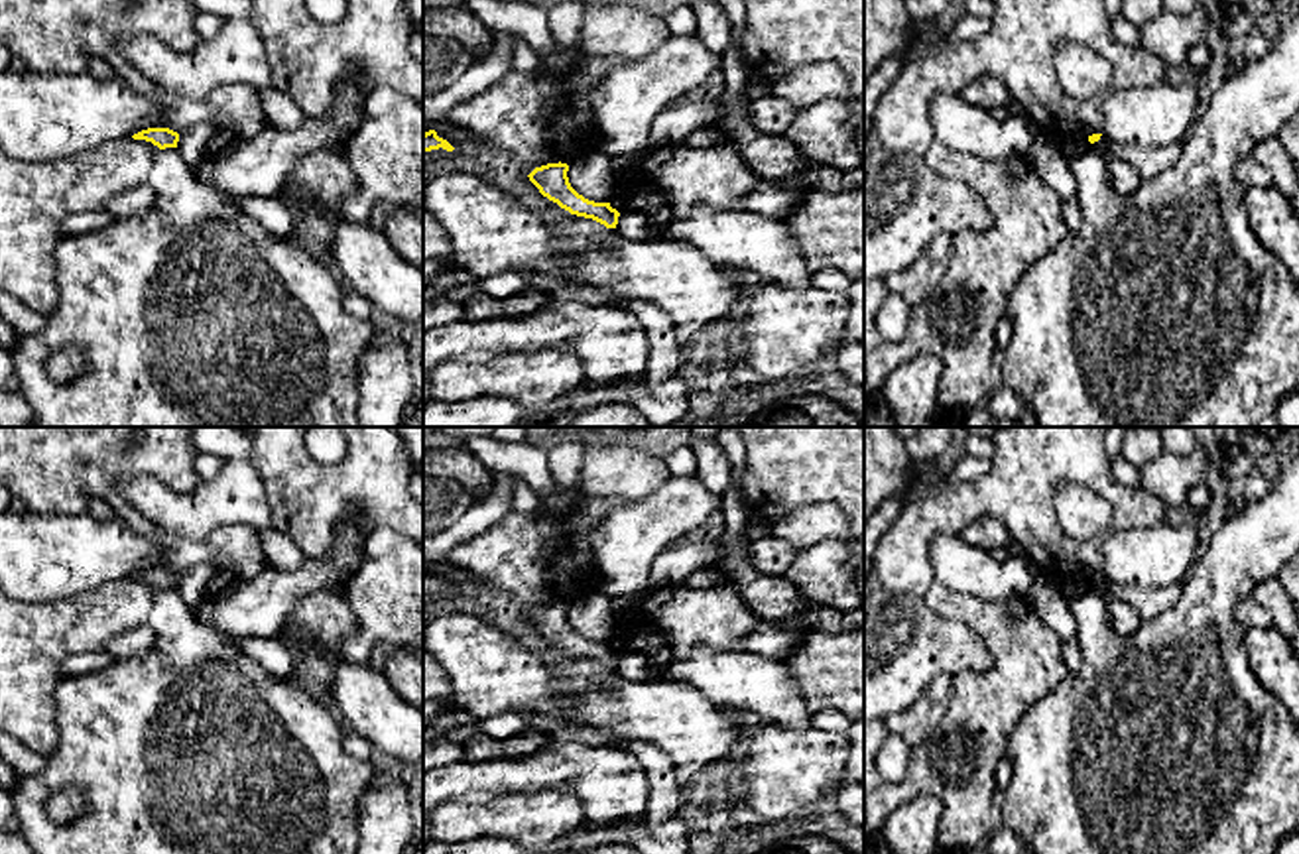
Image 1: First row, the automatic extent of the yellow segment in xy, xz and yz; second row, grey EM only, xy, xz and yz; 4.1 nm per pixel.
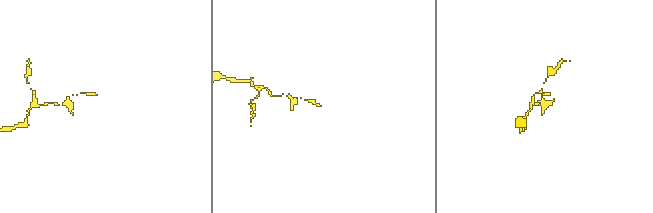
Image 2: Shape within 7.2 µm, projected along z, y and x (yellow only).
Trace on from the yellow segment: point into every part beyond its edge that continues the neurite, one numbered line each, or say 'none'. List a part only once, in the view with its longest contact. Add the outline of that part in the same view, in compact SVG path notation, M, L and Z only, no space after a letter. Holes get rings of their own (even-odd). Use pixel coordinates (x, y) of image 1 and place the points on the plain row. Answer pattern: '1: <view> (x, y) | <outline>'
none

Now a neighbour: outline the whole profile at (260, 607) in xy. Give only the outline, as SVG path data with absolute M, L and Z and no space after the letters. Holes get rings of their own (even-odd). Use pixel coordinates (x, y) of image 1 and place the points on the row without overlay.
M342 521L327 557L307 557L291 571L270 565L254 579L234 580L222 592L203 596L195 616L228 640L278 638L301 598L346 584L360 569L368 533L356 521Z

